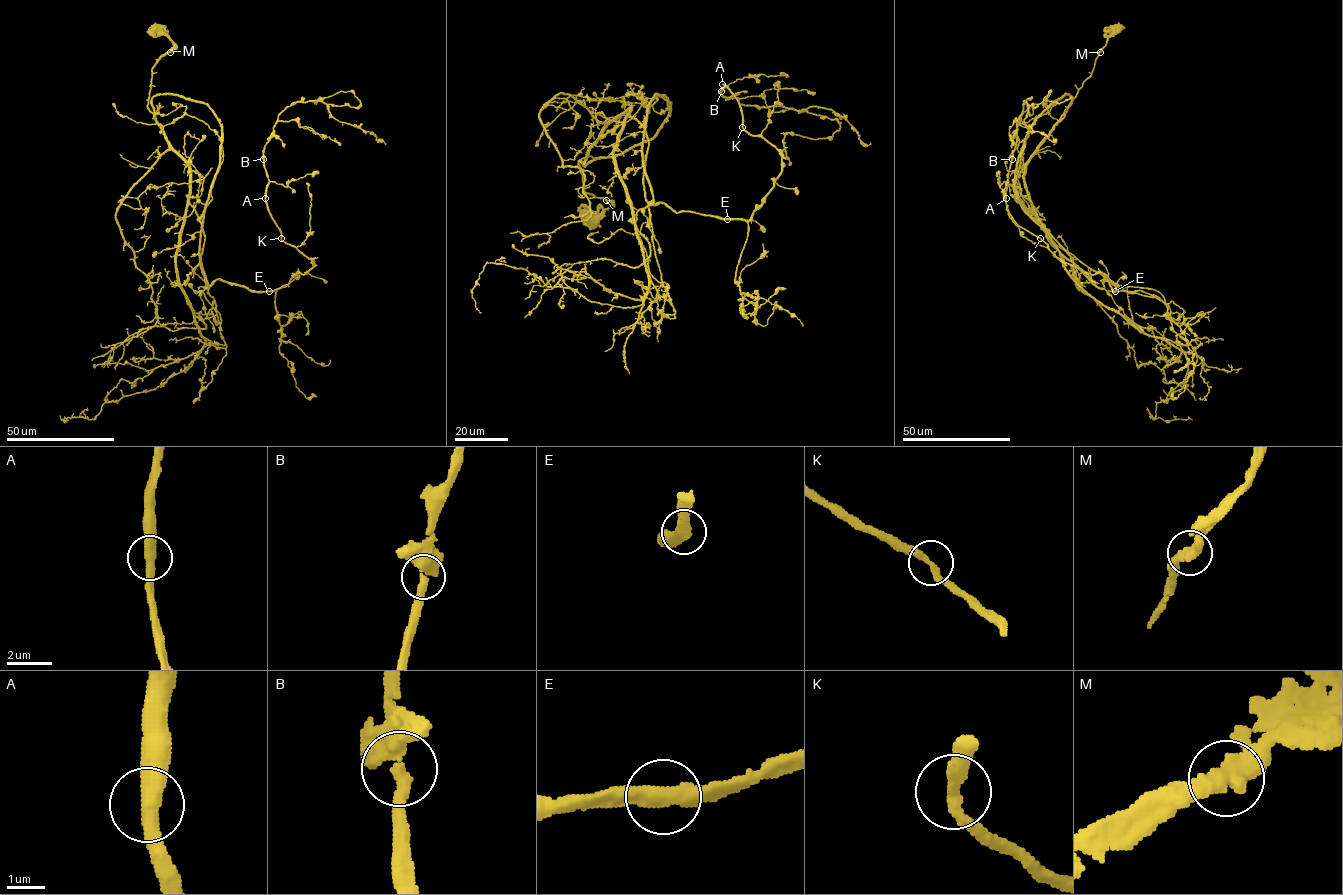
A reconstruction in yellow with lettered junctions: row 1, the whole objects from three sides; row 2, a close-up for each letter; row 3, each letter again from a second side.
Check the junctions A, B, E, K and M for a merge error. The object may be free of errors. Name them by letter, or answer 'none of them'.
none of them

